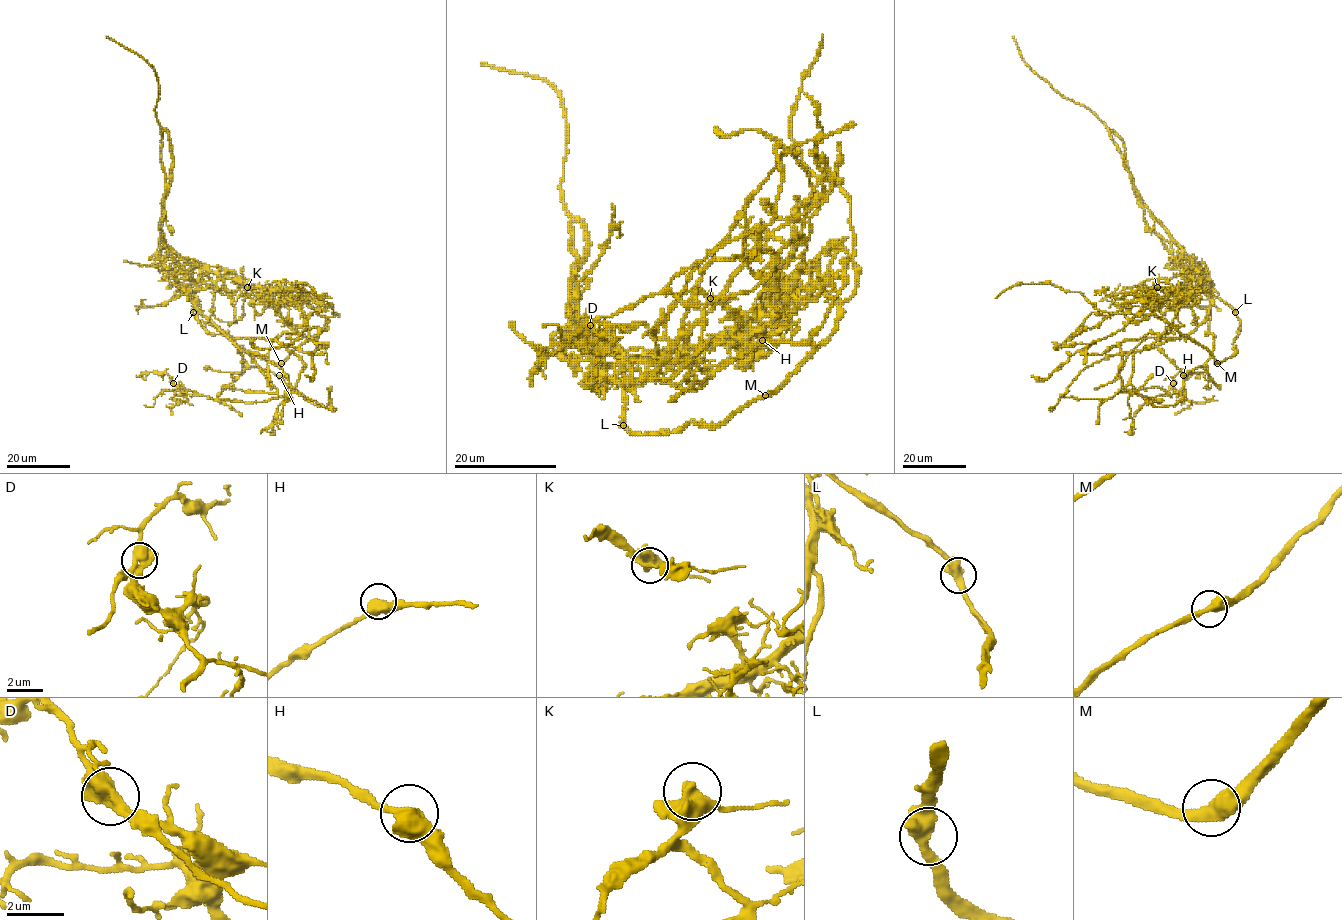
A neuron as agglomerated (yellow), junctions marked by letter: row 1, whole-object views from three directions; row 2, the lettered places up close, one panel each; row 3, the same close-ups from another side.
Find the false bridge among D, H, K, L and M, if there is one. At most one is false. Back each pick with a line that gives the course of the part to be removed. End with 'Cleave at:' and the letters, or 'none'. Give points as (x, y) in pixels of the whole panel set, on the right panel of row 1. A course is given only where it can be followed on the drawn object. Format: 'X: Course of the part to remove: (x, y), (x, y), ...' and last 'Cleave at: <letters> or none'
D: Course of the part to remove: (1173, 382), (1173, 386), (1178, 391), (1185, 390), (1185, 394), (1175, 405)
Cleave at: D

